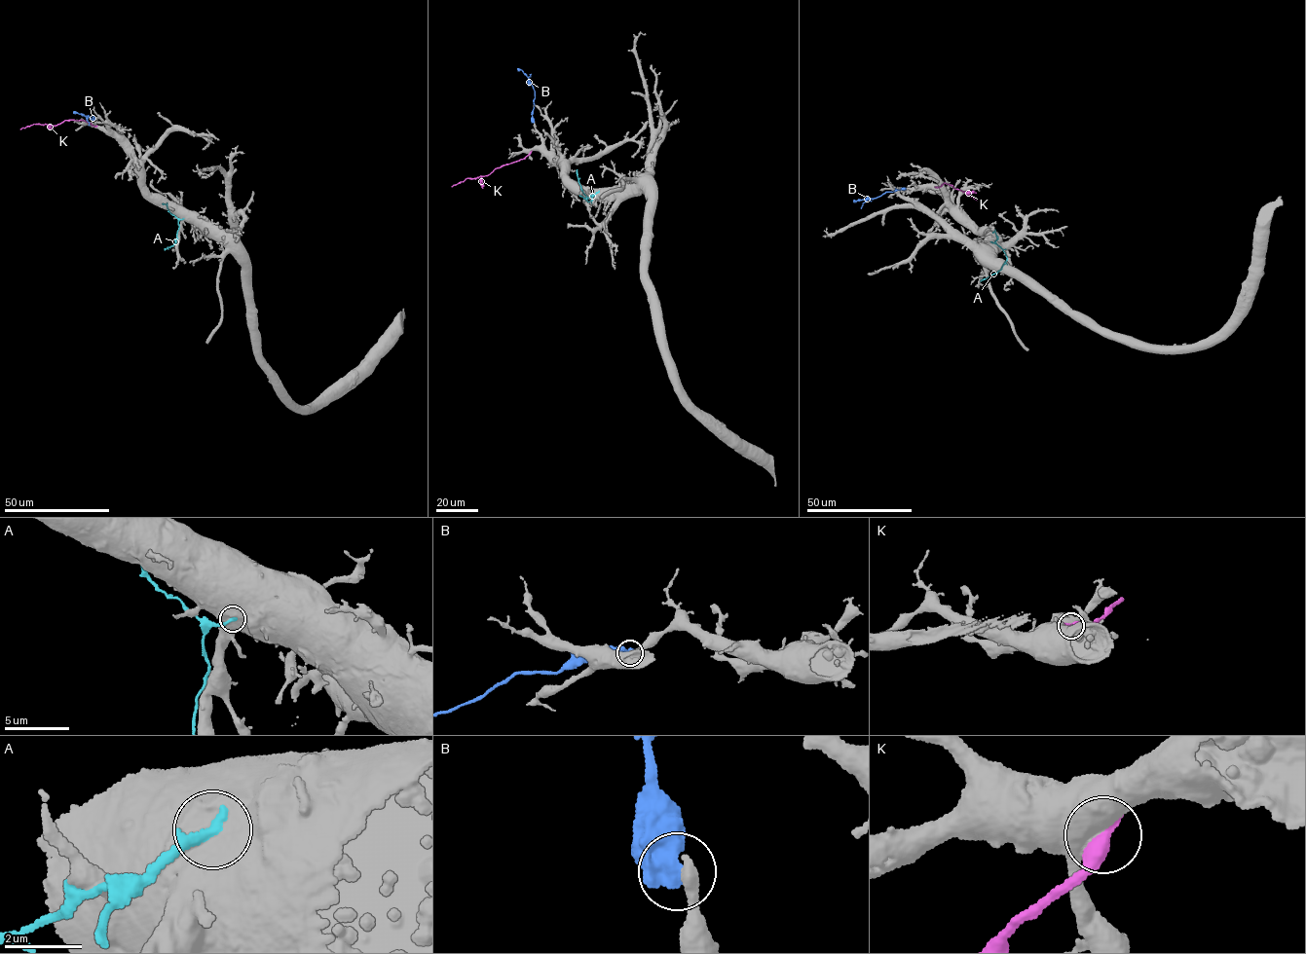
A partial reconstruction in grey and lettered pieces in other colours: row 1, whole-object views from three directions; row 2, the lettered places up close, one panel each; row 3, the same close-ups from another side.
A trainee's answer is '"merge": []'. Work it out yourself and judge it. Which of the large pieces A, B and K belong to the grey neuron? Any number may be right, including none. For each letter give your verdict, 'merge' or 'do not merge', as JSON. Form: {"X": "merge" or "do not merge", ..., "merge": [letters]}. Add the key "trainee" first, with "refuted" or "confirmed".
{"trainee": "confirmed", "A": "do not merge", "B": "do not merge", "K": "do not merge", "merge": []}

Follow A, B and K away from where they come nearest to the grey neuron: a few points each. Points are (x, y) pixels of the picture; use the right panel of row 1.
A: (991, 241), (1001, 249), (1006, 260), (999, 271), (980, 280)
B: (905, 189), (853, 201)
K: (936, 187), (948, 184), (977, 200)

